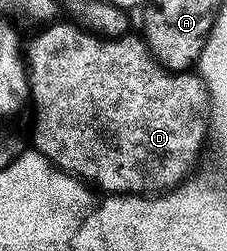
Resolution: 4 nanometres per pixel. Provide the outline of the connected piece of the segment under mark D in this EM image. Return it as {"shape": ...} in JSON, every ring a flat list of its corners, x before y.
{"shape":[[51,23,39,38,36,39,25,53,25,60,29,66,31,79,31,94,33,113,35,109,35,145,34,148,45,159,49,159,65,173,86,181,92,189,103,195,118,195,121,197,146,197,148,195,162,195,172,189,178,189,184,181,196,172,199,165,199,156,203,148,208,148,211,137,211,97,202,77,194,72,171,73,162,63,151,54,151,48,139,35,128,35,108,39,98,36,78,24,55,25]]}

